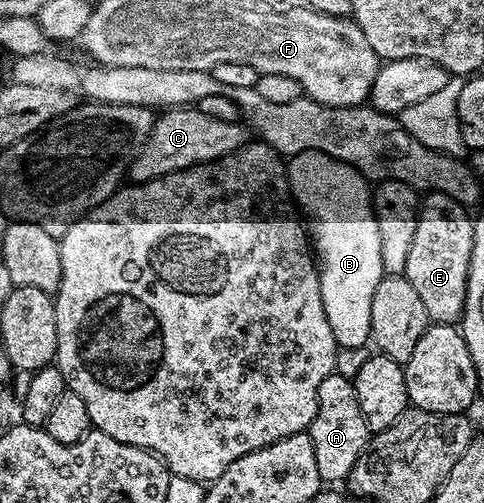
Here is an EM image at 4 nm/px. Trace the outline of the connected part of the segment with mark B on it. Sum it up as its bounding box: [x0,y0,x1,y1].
[289,152,385,349]

